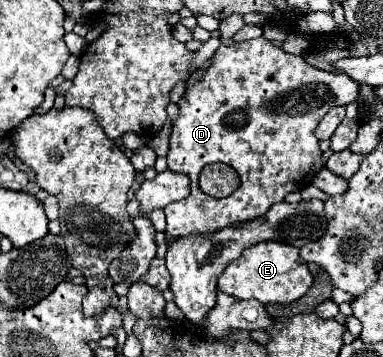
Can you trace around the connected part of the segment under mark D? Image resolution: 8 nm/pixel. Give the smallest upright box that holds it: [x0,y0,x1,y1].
[166,37,360,239]

